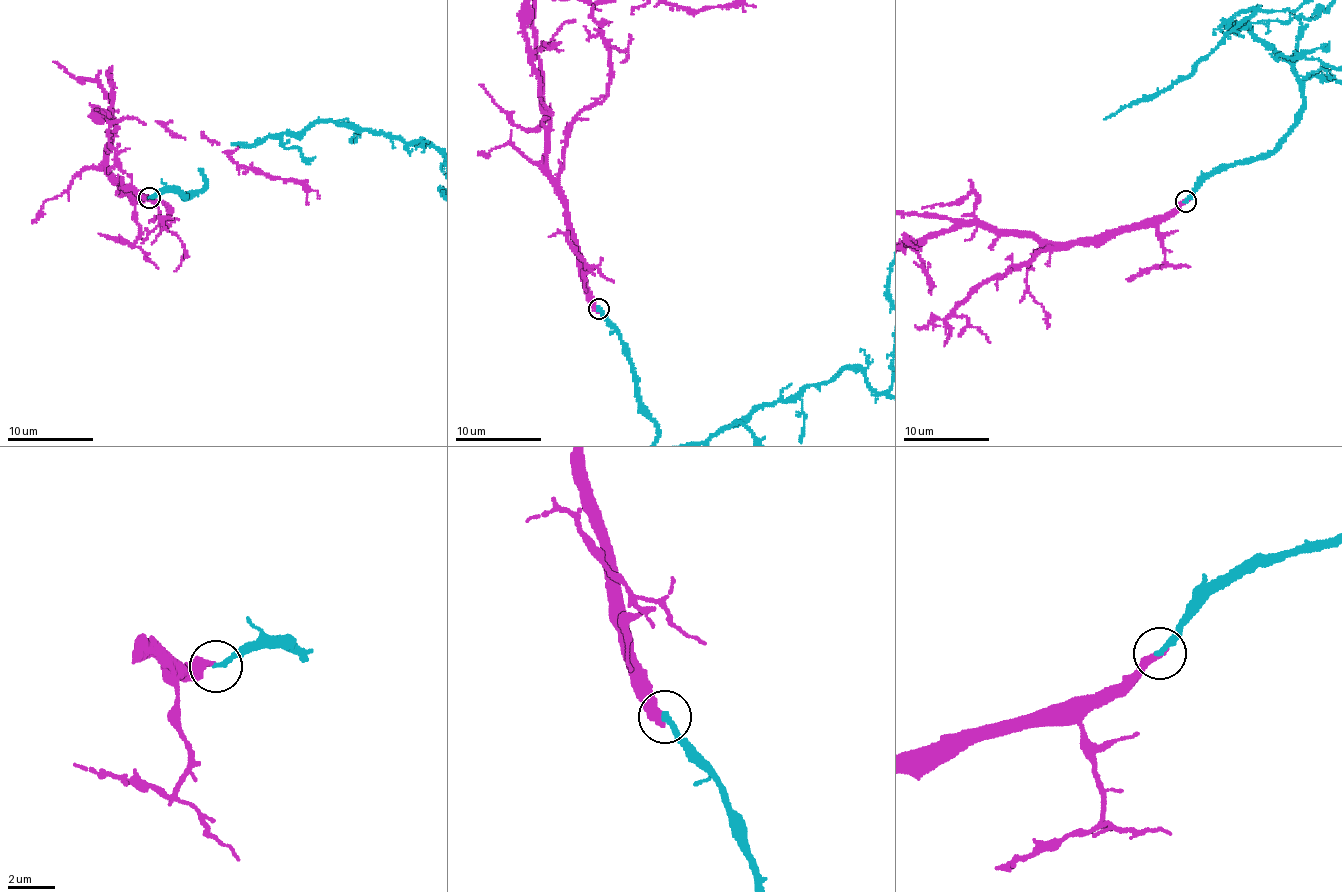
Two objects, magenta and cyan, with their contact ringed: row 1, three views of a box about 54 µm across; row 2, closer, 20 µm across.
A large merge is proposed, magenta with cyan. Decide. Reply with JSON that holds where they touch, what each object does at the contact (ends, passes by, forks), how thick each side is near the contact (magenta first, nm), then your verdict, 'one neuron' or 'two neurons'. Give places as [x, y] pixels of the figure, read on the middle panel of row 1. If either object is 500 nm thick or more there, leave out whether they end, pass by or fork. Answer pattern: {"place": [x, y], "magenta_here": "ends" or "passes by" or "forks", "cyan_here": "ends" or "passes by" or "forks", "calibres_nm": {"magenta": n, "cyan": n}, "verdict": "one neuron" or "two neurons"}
{"place": [598, 308], "magenta_here": "ends", "cyan_here": "ends", "calibres_nm": {"magenta": 320, "cyan": 240}, "verdict": "two neurons"}

